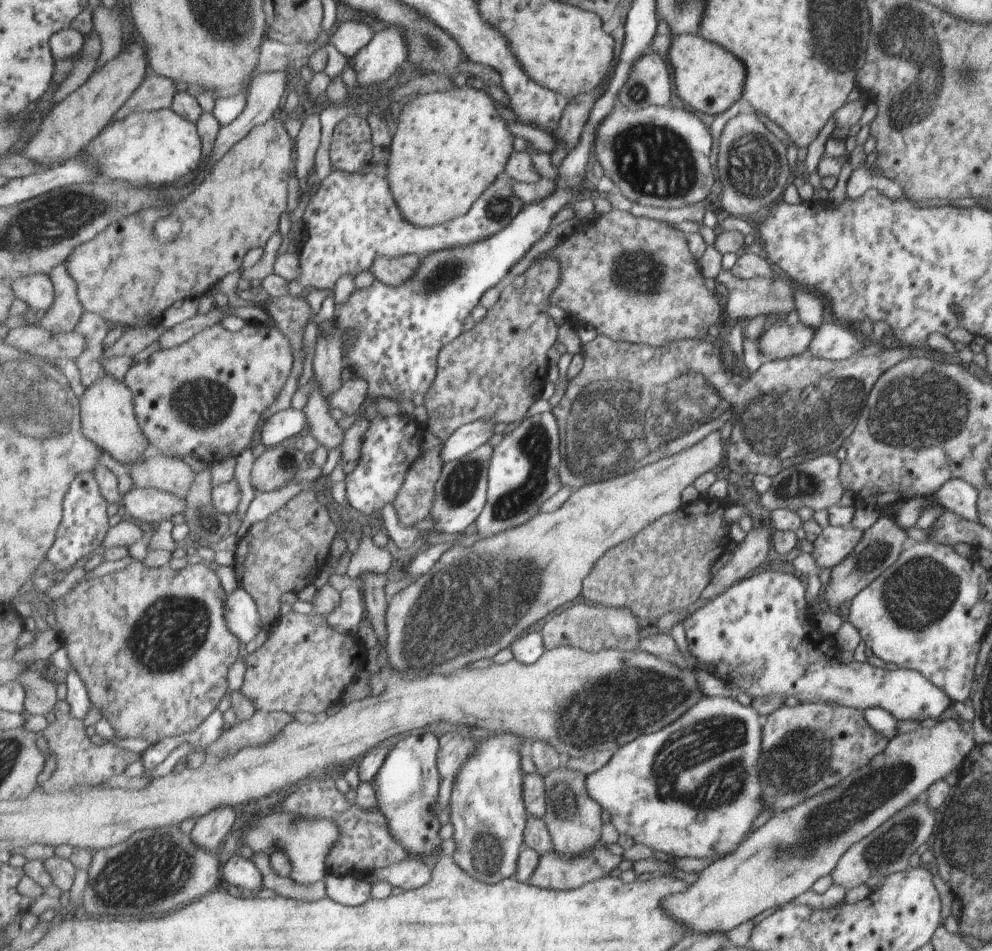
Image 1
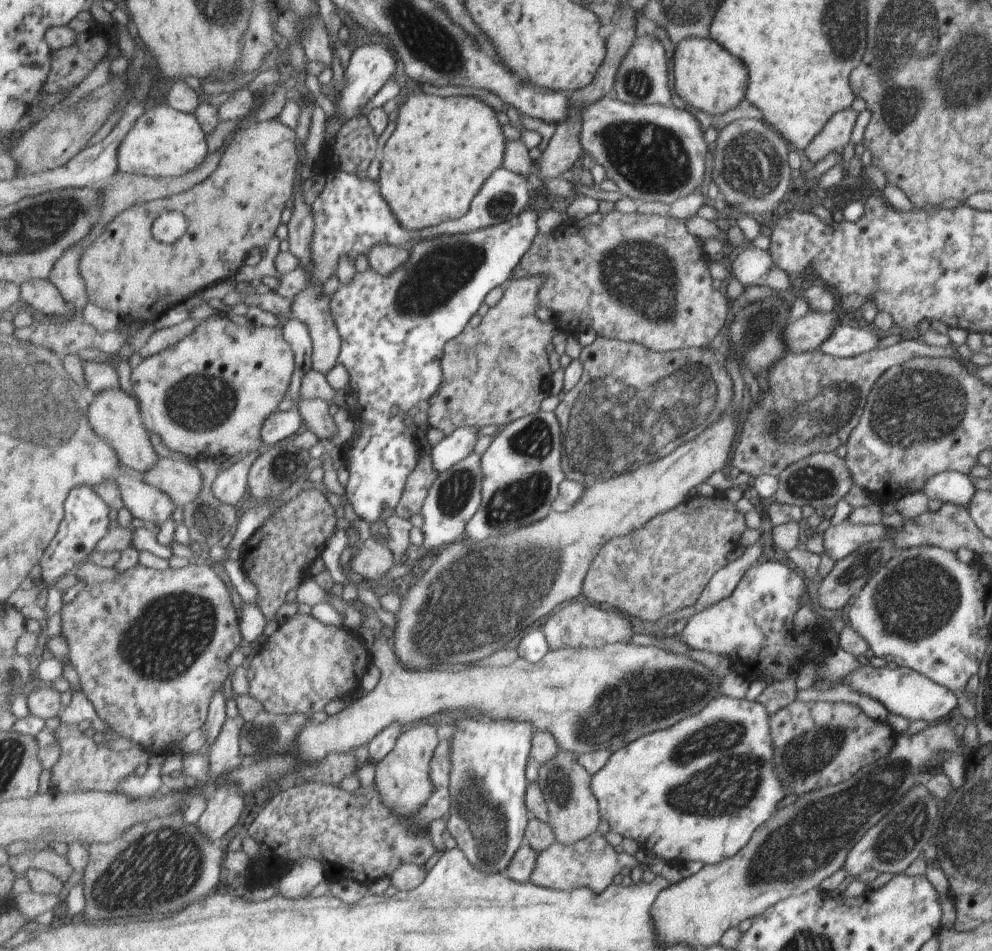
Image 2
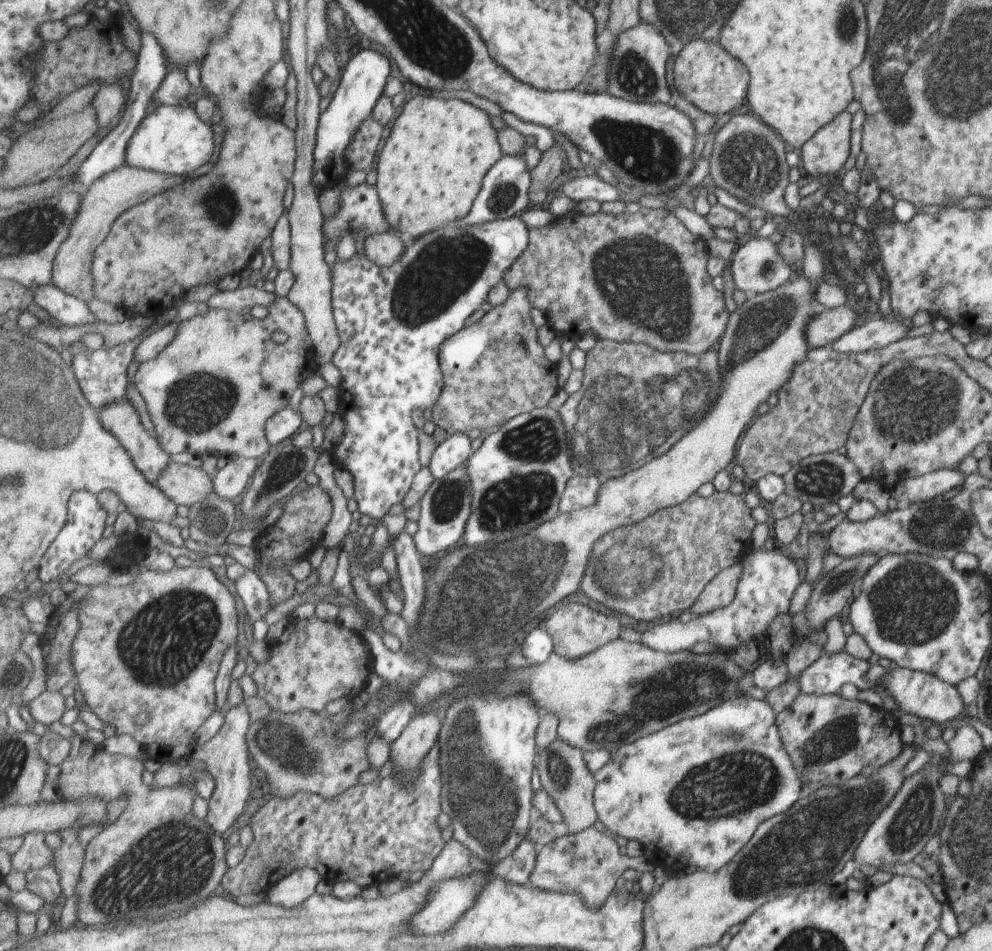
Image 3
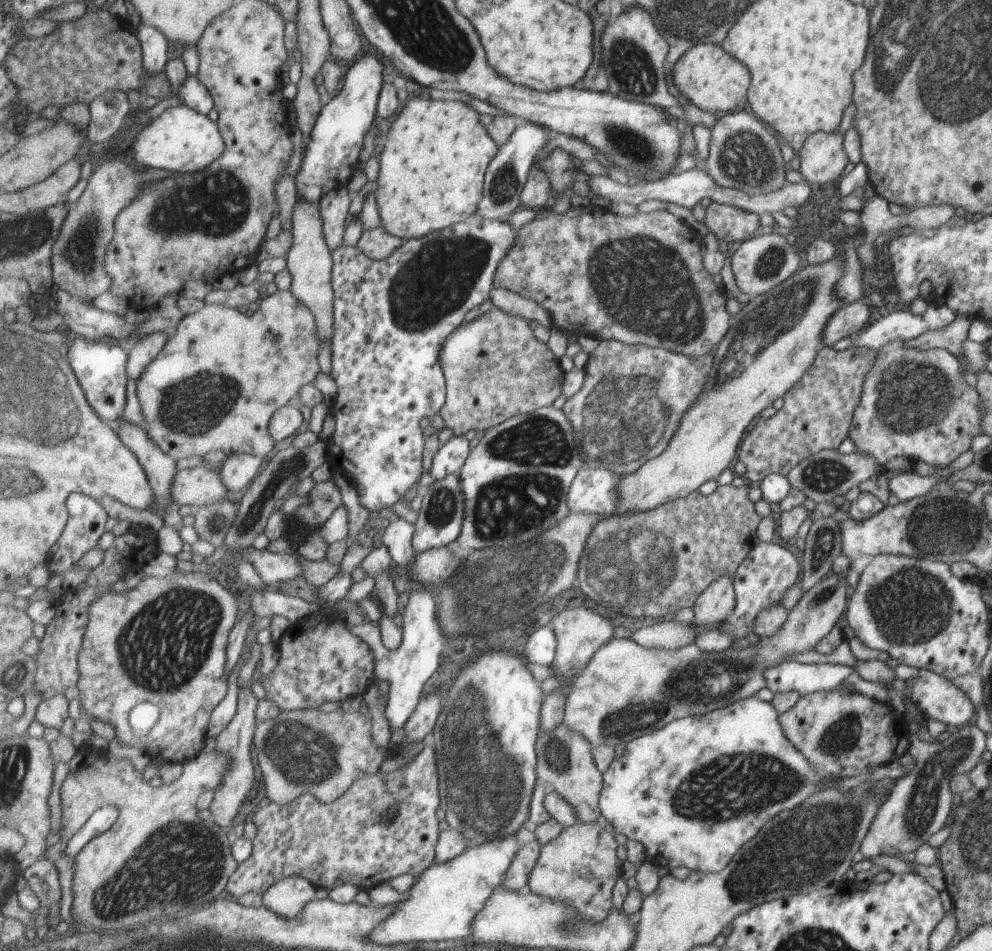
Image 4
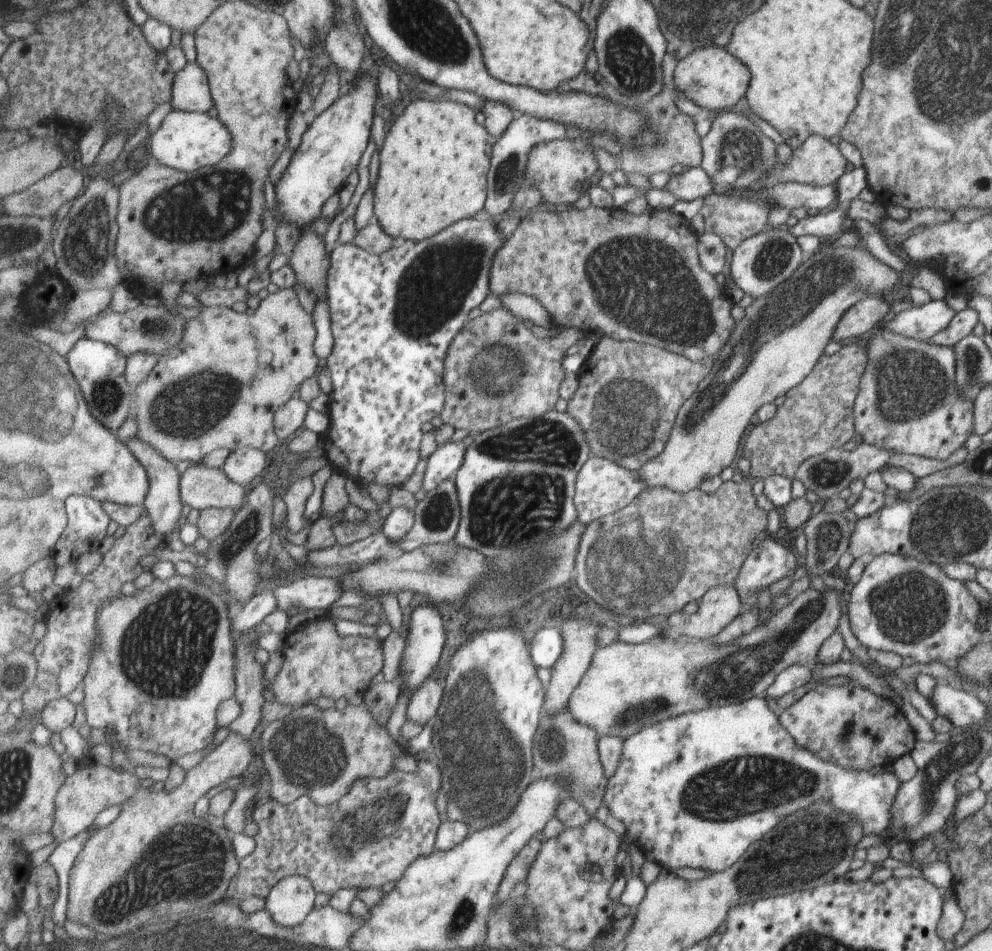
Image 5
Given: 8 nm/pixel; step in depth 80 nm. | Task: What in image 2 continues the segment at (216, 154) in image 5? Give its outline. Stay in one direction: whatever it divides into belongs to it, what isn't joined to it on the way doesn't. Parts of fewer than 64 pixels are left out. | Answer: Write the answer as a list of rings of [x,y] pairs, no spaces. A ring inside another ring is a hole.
[[[161,103],[145,111],[118,150],[118,172],[149,177],[180,177],[194,171],[209,155],[206,132],[194,114]]]

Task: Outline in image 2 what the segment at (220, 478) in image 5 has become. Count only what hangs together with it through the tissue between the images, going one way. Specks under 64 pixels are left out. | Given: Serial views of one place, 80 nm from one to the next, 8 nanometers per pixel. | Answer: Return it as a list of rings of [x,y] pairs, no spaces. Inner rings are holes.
[[[163,457],[141,478],[155,488],[167,493],[177,506],[185,506],[195,500],[205,484],[201,471],[191,463]]]

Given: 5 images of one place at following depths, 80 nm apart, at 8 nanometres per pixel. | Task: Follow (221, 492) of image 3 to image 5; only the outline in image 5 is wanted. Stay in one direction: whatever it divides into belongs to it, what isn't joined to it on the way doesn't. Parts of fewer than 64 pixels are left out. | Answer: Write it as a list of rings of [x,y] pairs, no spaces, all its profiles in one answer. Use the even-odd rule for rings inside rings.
[[[243,447],[228,455],[223,469],[231,481],[245,487],[265,470],[265,466],[267,466],[265,451]]]

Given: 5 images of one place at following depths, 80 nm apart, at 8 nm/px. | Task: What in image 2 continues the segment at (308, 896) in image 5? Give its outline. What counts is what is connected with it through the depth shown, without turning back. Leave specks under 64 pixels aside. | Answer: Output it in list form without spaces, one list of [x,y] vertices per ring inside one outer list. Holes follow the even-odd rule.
[[[319,857],[296,861],[292,869],[282,877],[278,893],[290,899],[309,896],[311,890],[329,878],[324,865]]]

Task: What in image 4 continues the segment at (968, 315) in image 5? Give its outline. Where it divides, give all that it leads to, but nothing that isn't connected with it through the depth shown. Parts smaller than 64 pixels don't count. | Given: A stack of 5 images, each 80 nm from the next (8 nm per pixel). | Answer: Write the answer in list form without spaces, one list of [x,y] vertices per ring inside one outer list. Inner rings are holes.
[[[957,315],[945,328],[925,331],[918,337],[904,341],[904,344],[919,351],[945,349],[967,368],[967,360],[964,359],[961,343],[967,338],[967,329],[971,320],[965,315]]]

